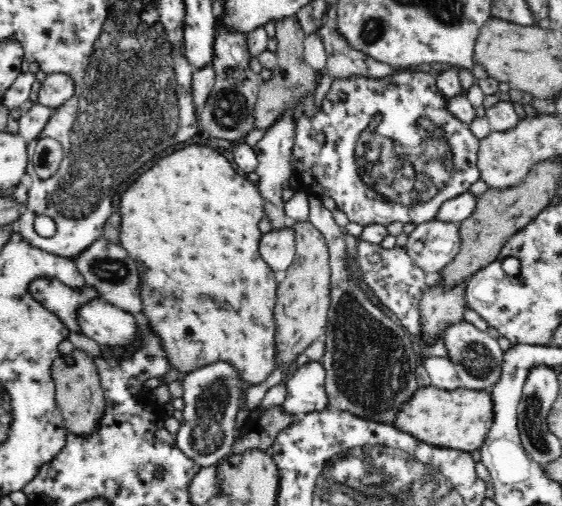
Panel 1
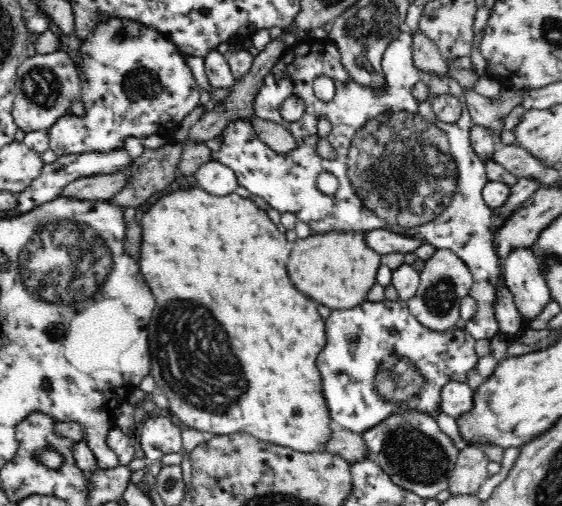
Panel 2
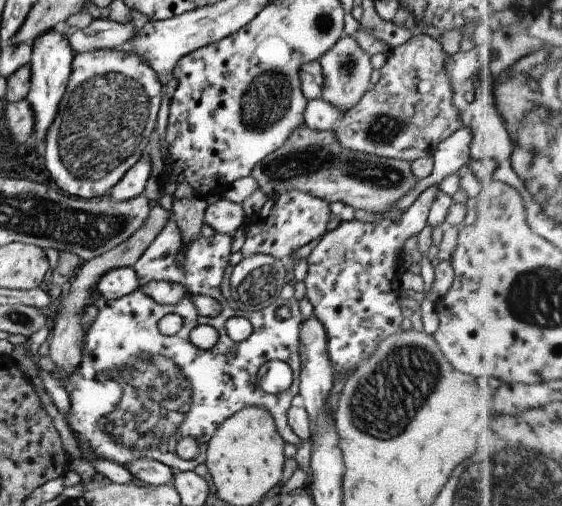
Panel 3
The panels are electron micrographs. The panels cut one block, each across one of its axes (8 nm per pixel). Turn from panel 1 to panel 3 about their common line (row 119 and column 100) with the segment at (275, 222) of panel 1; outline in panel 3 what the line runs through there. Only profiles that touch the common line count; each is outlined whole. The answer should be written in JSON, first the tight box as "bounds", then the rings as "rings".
{"bounds":[95,267,138,300],"rings":[[[132,267],[109,270],[95,282],[97,292],[107,300],[121,298],[137,287],[138,282]]]}

